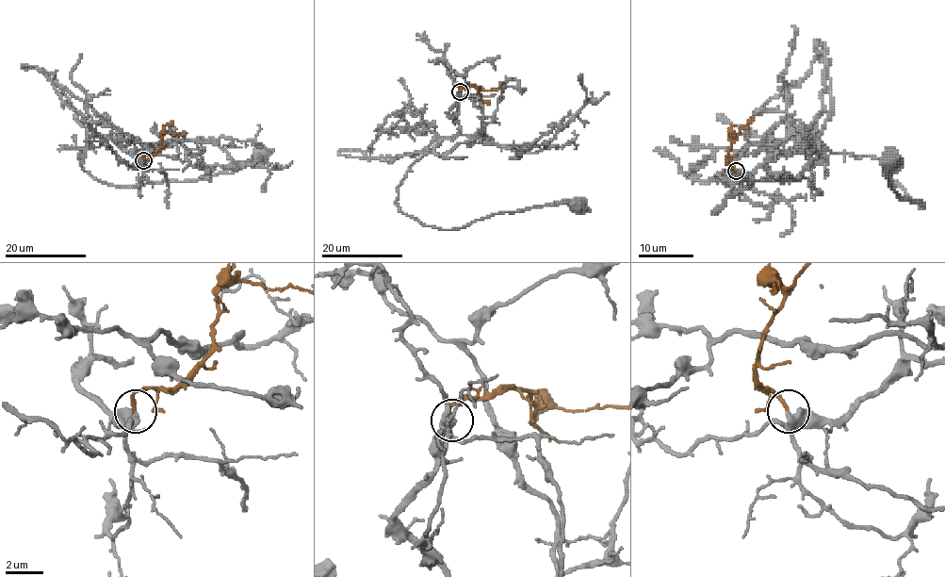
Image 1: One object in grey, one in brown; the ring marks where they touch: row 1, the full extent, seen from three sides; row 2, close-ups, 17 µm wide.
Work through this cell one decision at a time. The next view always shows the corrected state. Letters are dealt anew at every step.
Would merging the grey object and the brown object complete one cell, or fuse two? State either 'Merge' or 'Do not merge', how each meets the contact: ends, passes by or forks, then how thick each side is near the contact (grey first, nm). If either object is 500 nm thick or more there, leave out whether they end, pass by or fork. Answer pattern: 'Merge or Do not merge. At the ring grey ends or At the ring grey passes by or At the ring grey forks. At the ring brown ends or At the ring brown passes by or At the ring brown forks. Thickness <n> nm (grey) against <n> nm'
Merge. At the ring grey passes by. At the ring brown ends. Thickness 320 nm (grey) against 190 nm

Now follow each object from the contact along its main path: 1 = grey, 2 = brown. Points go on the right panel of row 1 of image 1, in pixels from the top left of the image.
1: (736, 171), (753, 173), (810, 137), (833, 154), (878, 157), (923, 206), (895, 192), (890, 162)
2: (736, 171), (729, 163), (727, 154), (735, 139), (730, 133)

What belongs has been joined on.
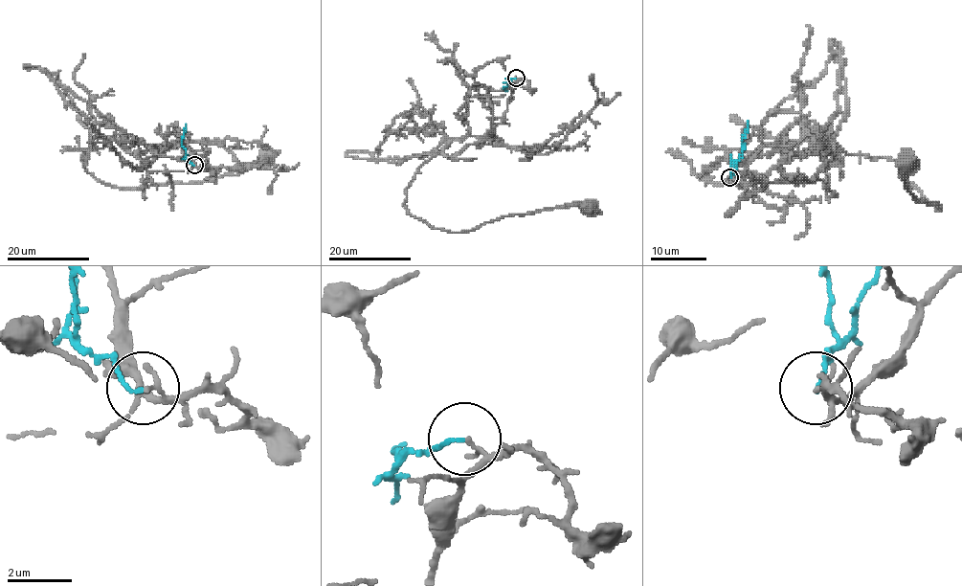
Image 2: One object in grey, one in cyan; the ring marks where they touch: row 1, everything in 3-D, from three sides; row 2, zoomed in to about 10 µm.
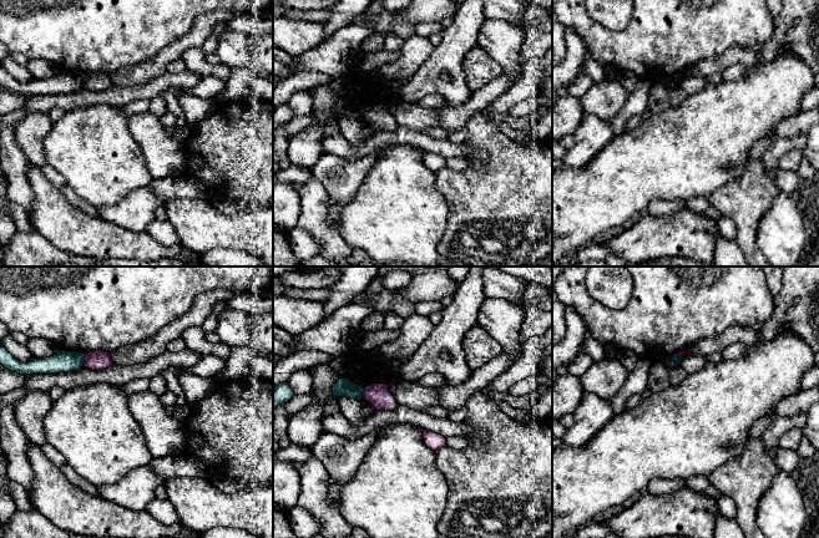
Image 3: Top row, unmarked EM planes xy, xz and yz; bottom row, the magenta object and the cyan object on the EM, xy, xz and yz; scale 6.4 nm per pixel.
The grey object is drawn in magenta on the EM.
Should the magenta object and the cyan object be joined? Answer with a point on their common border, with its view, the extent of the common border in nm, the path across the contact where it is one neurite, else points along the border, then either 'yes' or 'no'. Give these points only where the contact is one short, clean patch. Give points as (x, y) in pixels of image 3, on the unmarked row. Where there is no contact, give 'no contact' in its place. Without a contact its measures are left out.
contact xy (85, 81); length 80 nm; border xy (85, 75), (82, 86); no

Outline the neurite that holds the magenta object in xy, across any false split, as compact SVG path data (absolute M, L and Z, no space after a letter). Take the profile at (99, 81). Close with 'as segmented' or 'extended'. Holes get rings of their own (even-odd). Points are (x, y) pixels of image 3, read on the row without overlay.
M96 71L85 75L85 83L84 83L85 88L102 92L112 86L113 85L112 85L111 75L106 72Z | as segmented

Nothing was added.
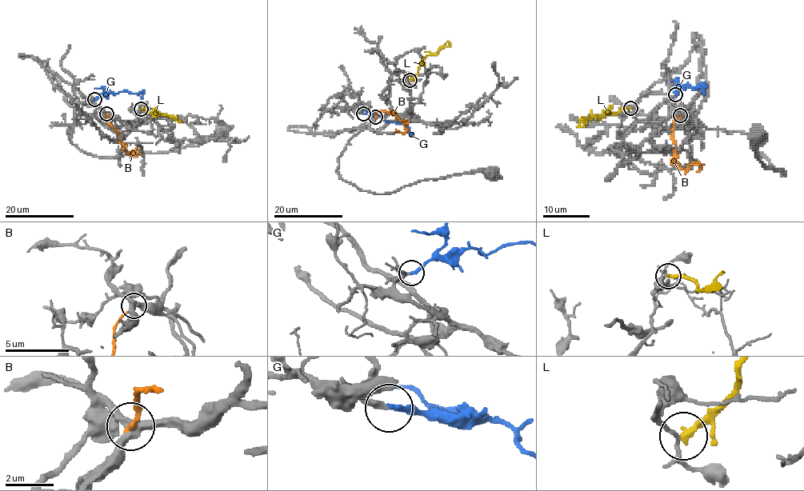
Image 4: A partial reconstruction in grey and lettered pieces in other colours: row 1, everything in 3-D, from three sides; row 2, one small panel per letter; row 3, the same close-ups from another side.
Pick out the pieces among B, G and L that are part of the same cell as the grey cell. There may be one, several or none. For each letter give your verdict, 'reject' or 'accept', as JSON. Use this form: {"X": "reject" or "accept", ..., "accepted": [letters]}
{"B": "reject", "G": "accept", "L": "reject", "accepted": ["G"]}

